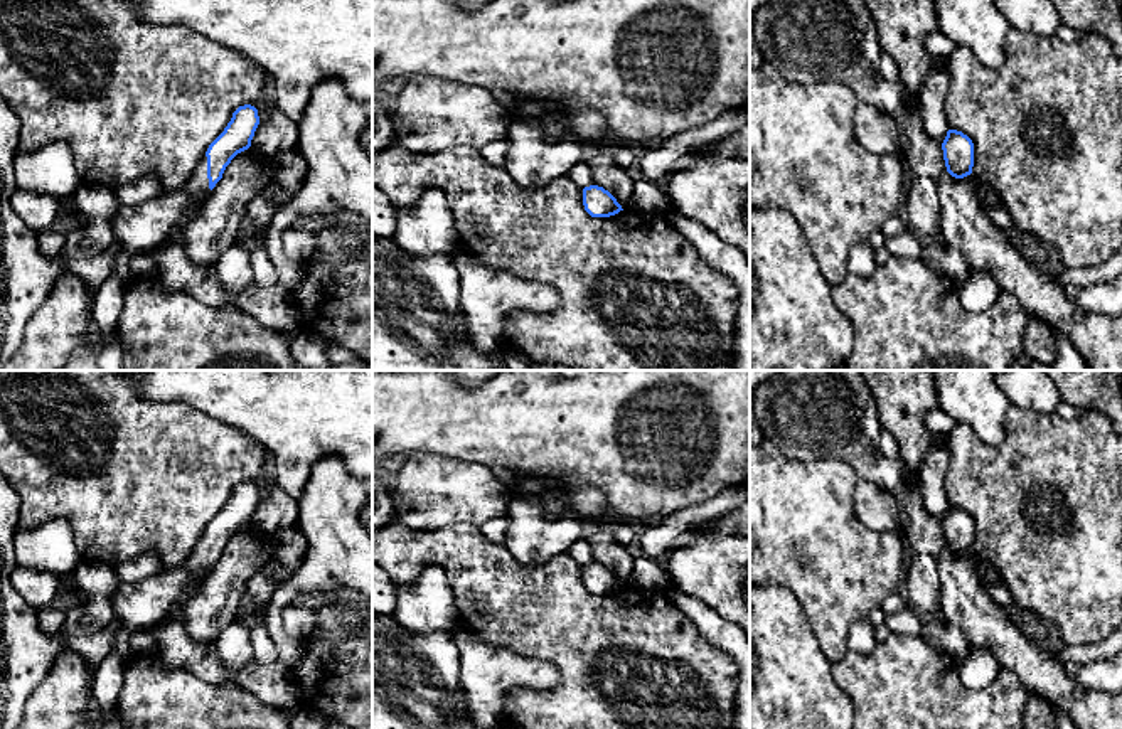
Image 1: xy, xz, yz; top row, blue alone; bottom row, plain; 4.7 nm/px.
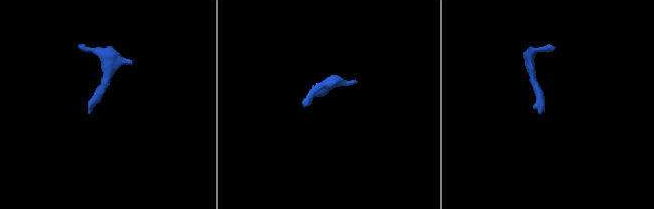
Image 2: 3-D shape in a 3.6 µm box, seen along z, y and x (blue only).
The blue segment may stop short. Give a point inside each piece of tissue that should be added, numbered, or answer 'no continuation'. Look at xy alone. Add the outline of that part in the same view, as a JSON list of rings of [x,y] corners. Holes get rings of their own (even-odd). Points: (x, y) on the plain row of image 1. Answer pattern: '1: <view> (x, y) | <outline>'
1: xy (144, 603) | [[[204,532],[189,557],[174,567],[138,583],[120,584],[113,594],[115,618],[120,630],[111,652],[99,663],[93,680],[96,710],[104,716],[118,705],[125,684],[125,665],[130,660],[130,636],[133,631],[162,621],[177,611],[182,596],[194,596],[209,574],[207,534]]]

